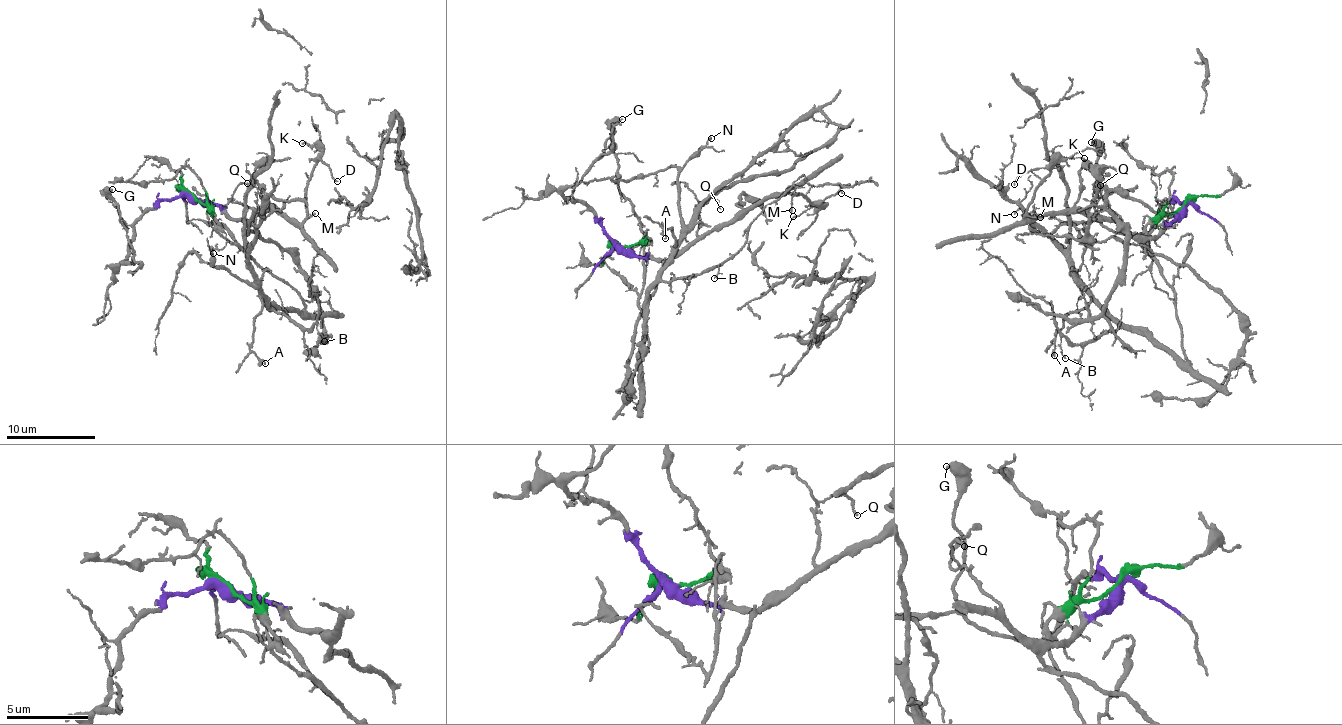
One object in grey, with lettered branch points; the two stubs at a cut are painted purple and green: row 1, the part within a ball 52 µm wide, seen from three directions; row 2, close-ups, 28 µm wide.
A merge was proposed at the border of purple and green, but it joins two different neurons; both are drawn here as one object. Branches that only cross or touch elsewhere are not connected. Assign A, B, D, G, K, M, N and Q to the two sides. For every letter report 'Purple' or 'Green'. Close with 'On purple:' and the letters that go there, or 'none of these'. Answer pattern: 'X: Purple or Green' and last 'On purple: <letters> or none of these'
A: Green
B: Green
D: Purple
G: Purple
K: Purple
M: Purple
N: Green
Q: Purple
On purple: D, G, K, M, Q

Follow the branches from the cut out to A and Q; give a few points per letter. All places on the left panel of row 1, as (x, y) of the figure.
A: (190, 194), (207, 205), (217, 232), (291, 287), (304, 308), (270, 312), (260, 296), (251, 347), (266, 364)
Q: (190, 194), (223, 205), (231, 218), (247, 222), (252, 211), (231, 198), (239, 185), (247, 183)

